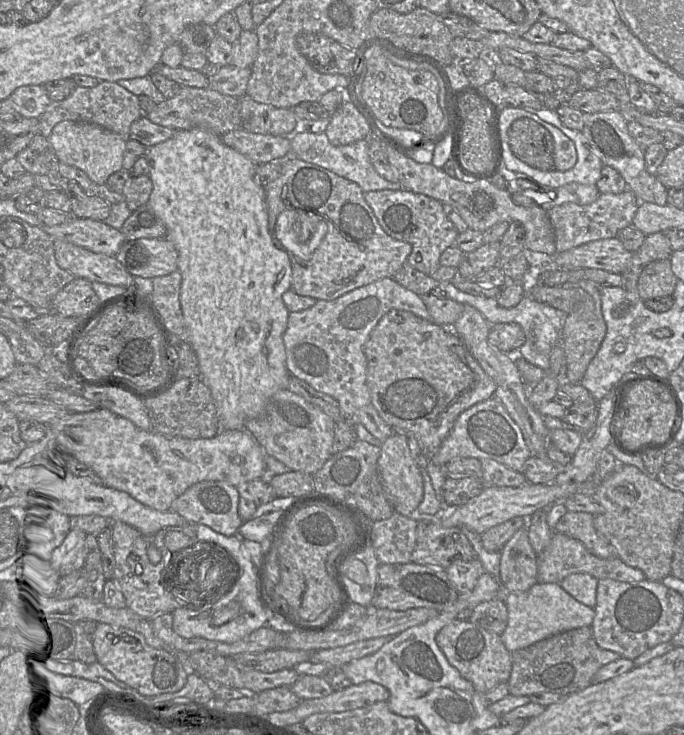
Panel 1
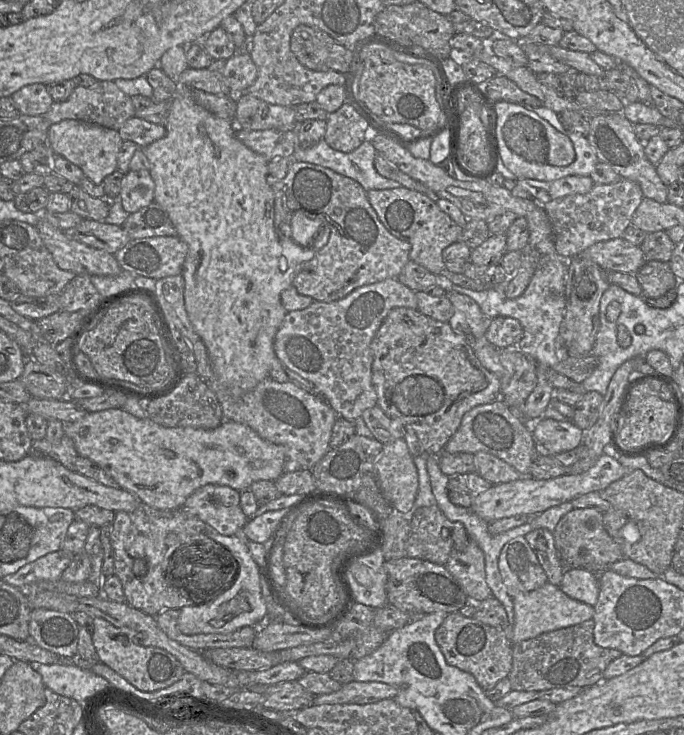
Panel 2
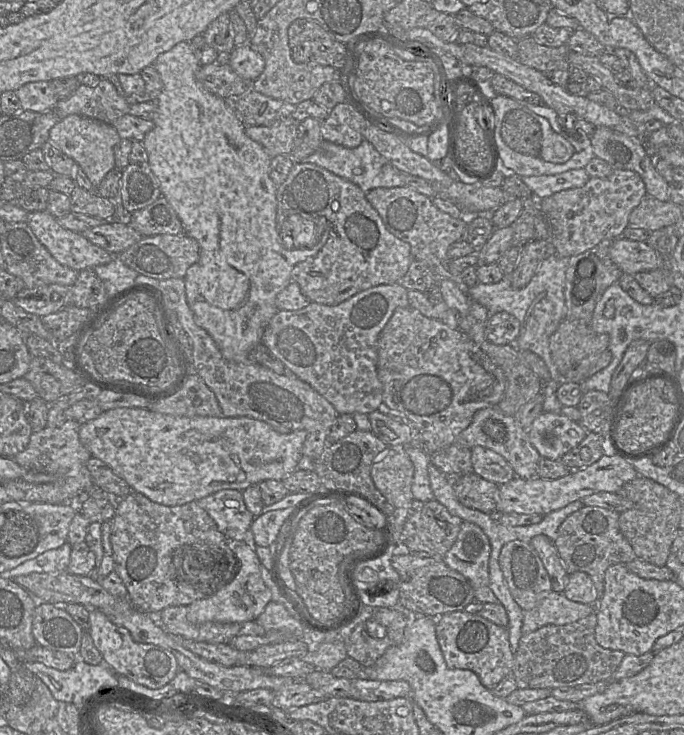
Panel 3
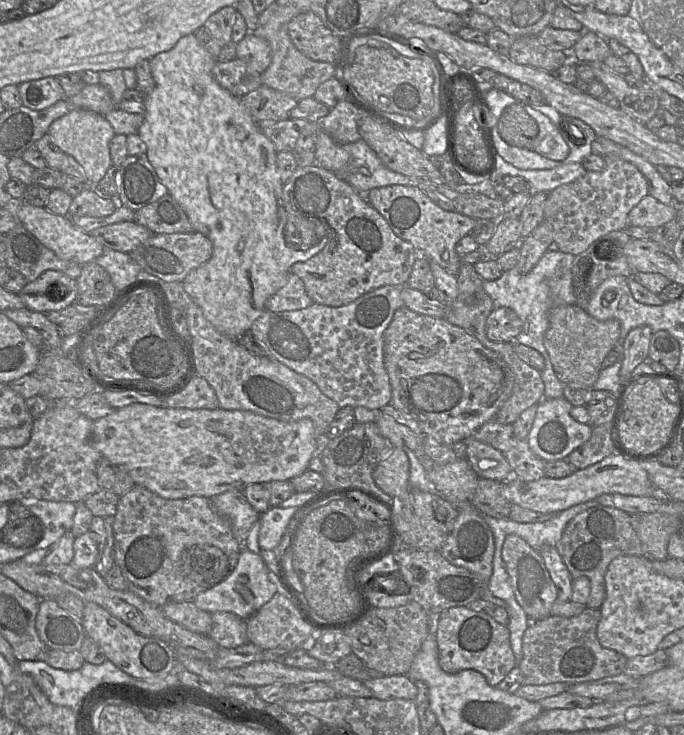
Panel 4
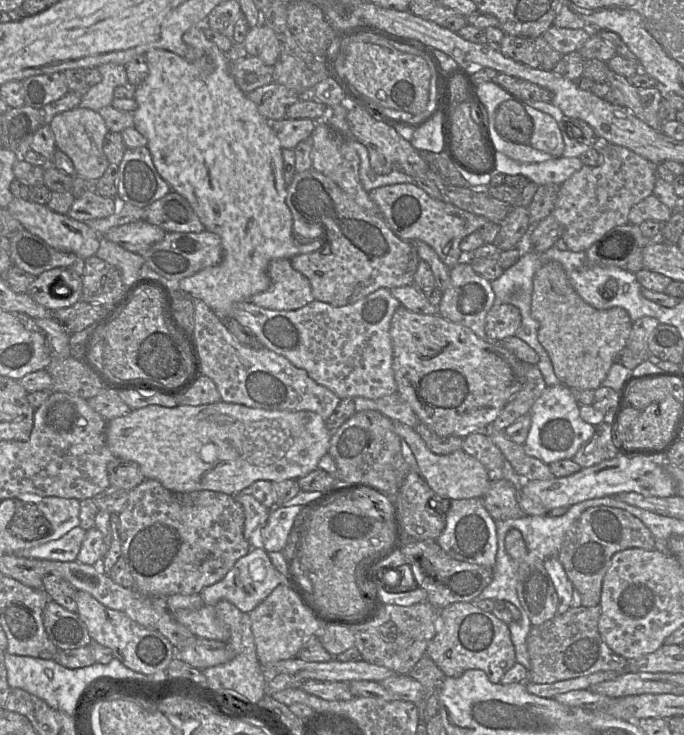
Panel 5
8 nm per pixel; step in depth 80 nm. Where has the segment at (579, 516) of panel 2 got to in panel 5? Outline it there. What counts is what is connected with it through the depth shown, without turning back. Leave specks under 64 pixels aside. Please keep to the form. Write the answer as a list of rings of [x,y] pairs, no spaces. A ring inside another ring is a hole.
[[[609,506],[591,507],[572,525],[557,558],[574,589],[580,593],[582,606],[600,604],[602,583],[612,556],[629,548],[652,550],[657,548],[657,541],[647,526],[626,510]]]

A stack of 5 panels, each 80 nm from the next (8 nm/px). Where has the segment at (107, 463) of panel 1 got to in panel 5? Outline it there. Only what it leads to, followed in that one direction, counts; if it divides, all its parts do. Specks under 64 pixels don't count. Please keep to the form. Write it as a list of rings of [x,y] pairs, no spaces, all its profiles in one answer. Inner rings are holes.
[[[222,400],[199,406],[178,405],[176,407],[164,407],[149,405],[143,408],[132,409],[124,416],[109,420],[106,427],[106,442],[112,454],[118,458],[136,462],[140,466],[146,479],[155,479],[166,489],[174,492],[211,490],[228,495],[235,495],[258,480],[280,482],[287,479],[297,480],[308,475],[318,468],[320,458],[328,453],[331,435],[331,431],[326,427],[326,421],[320,415],[312,411],[266,410],[247,407],[242,404],[228,403]]]

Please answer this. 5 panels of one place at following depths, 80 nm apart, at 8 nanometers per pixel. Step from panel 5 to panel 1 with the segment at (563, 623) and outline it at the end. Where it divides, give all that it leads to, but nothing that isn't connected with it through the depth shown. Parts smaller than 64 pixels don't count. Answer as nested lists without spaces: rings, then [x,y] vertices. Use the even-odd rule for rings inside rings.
[[[584,626],[540,640],[511,652],[512,670],[507,681],[509,694],[530,696],[553,692],[568,696],[591,685],[597,671],[620,656],[597,645],[592,628]]]

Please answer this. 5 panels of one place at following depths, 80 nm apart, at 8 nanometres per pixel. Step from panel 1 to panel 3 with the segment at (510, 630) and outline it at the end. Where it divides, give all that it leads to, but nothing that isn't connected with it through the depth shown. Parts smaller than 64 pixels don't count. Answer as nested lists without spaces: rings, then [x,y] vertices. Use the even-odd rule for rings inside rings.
[[[550,591],[541,595],[538,603],[530,610],[523,611],[522,635],[529,634],[546,625],[565,625],[576,622],[595,612],[595,606],[571,601],[563,593]]]

